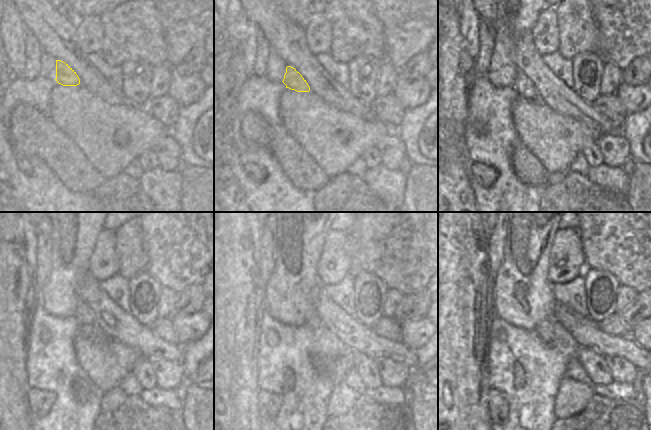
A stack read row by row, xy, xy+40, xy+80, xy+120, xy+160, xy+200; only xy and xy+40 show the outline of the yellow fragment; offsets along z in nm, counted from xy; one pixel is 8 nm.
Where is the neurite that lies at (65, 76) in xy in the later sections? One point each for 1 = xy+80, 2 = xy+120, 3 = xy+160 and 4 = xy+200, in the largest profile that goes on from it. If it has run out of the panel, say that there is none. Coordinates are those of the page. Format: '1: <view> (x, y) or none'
1: xy+80 (524, 87)
2: xy+120 (84, 316)
3: xy+160 (313, 322)
4: xy+200 (544, 330)

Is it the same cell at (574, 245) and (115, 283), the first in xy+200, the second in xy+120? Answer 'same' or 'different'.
different

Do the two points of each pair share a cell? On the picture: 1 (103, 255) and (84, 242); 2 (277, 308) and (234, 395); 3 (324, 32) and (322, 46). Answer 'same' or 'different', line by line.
1: different
2: different
3: same

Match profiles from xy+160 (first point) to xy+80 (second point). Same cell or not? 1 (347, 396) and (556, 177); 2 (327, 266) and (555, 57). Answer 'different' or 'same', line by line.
1: same
2: different

